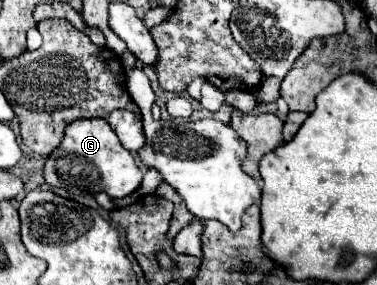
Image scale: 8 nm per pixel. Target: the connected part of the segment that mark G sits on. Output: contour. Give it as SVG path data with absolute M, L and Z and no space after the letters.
M102 118L74 120L66 128L66 136L44 166L44 178L54 188L66 188L70 194L96 194L106 192L110 198L124 198L140 188L144 174L140 172L134 156L120 144L110 124Z

